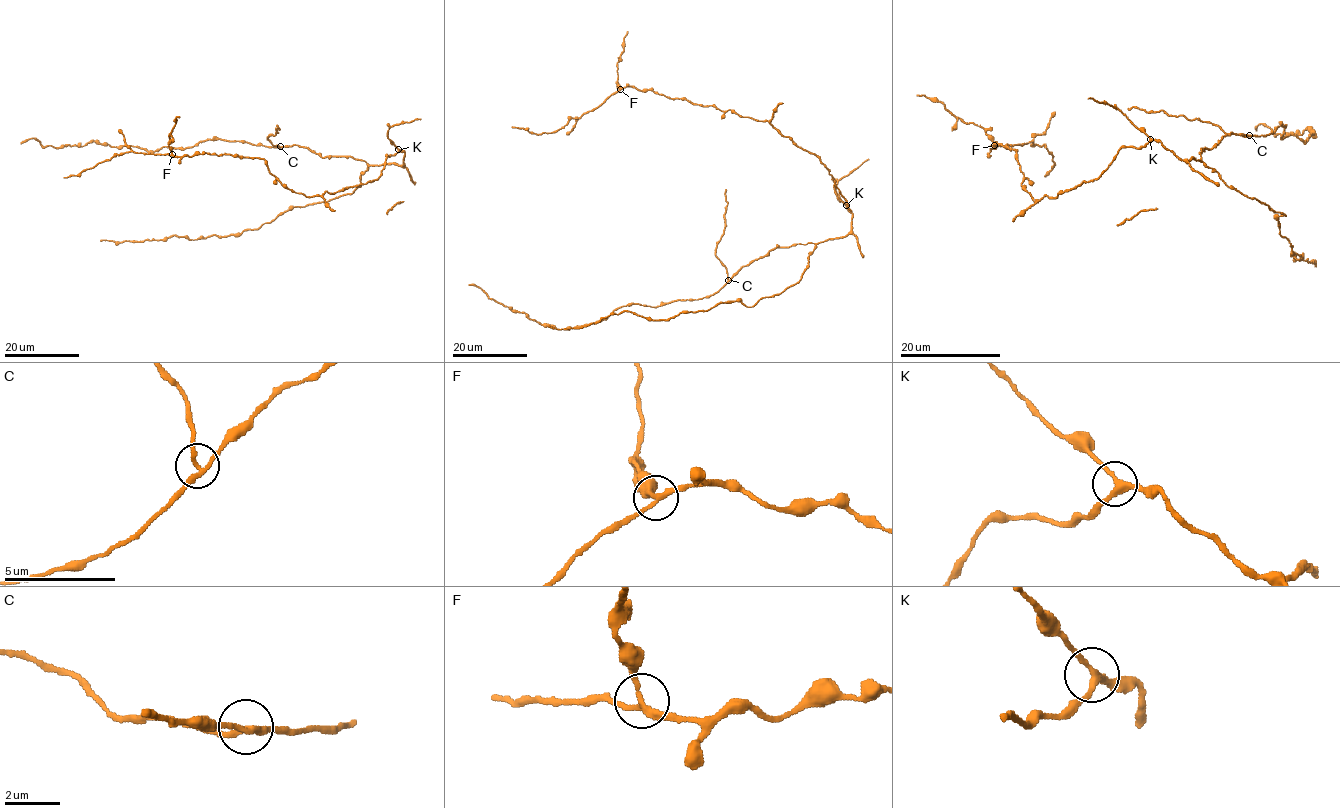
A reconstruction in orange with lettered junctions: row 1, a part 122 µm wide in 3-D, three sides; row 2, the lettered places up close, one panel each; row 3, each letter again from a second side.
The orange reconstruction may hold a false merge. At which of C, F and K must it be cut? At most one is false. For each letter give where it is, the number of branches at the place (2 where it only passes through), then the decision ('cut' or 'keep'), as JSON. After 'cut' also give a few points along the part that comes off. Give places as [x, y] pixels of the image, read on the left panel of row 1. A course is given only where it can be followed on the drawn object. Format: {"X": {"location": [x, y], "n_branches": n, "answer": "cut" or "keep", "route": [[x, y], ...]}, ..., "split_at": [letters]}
{"C": {"location": [280, 146], "n_branches": 3, "answer": "cut", "route": [[280, 147], [267, 139], [276, 133], [276, 128], [279, 129], [277, 125], [277, 128]]}, "F": {"location": [172, 154], "n_branches": 3, "answer": "keep"}, "K": {"location": [398, 149], "n_branches": 3, "answer": "keep"}, "split_at": ["C"]}

